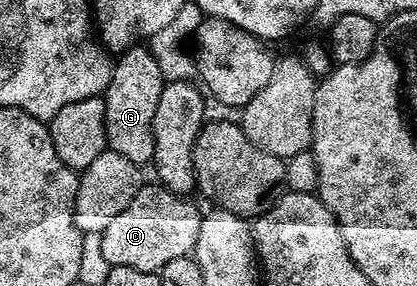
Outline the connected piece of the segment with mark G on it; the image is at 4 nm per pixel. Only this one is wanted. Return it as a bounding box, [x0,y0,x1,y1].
[101,45,165,167]

